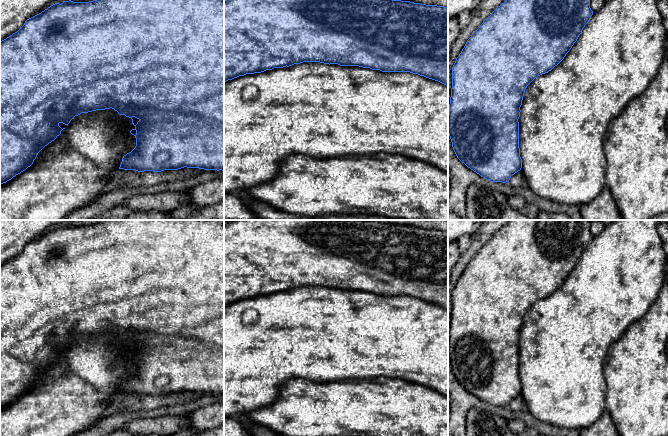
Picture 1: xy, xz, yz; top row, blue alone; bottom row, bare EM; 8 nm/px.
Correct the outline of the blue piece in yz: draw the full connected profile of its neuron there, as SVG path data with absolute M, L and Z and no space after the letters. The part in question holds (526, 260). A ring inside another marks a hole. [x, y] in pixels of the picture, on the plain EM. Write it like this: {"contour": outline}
{"contour": "M511 220L467 264L452 291L448 358L457 382L491 406L509 406L522 392L520 331L527 310L557 290L593 235L590 220Z"}

